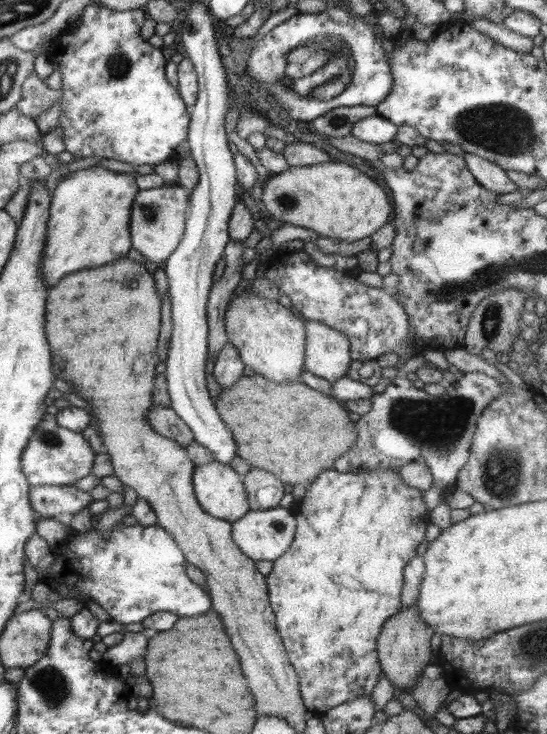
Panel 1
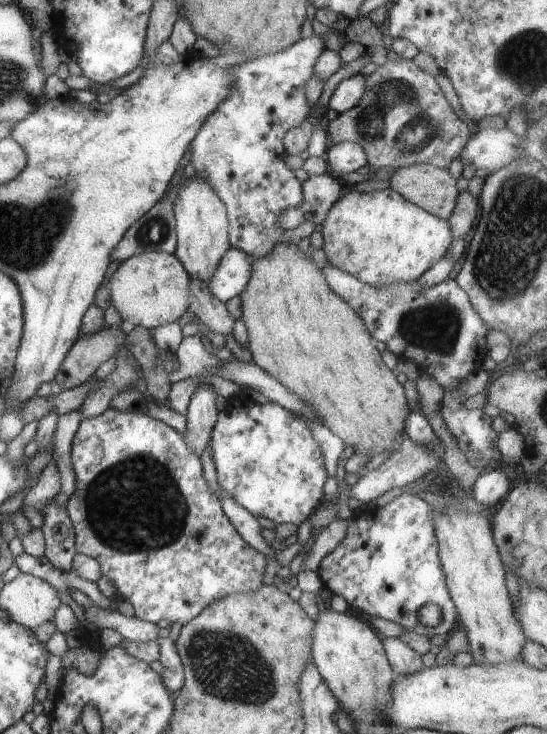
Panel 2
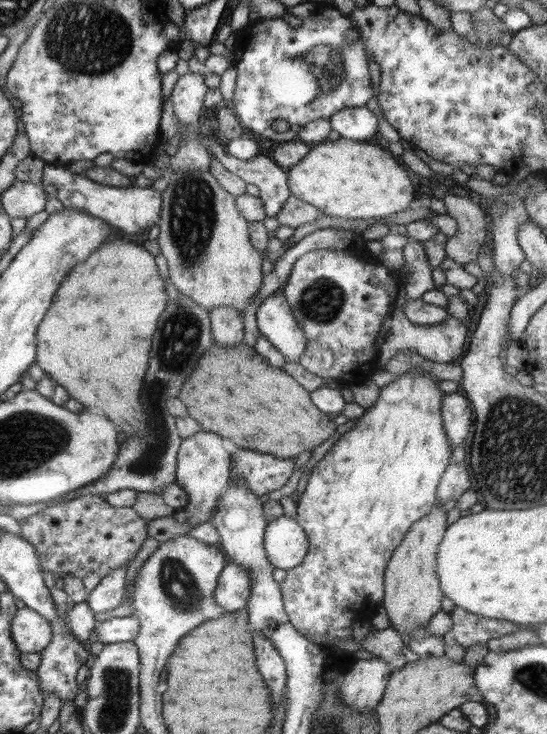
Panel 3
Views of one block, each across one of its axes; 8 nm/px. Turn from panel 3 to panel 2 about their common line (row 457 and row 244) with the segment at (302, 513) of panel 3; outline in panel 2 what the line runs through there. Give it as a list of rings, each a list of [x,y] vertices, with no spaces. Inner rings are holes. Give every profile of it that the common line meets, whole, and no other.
[[[343,183],[343,194],[328,210],[322,222],[322,250],[326,252],[328,266],[340,268],[342,272],[356,276],[358,280],[380,288],[396,282],[417,281],[426,270],[440,262],[452,244],[452,228],[447,219],[438,218],[418,205],[407,201],[391,189],[360,192],[353,185]]]

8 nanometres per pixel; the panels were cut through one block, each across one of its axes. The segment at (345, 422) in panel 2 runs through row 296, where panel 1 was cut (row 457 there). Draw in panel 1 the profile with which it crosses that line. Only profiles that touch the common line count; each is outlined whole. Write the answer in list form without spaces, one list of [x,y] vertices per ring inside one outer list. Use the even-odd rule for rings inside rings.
[[[255,374],[238,379],[232,386],[222,386],[221,391],[215,408],[232,431],[237,455],[250,467],[270,472],[284,484],[308,485],[314,482],[320,473],[331,470],[336,460],[357,441],[355,422],[348,417],[349,411],[341,402],[301,381],[278,384]]]

